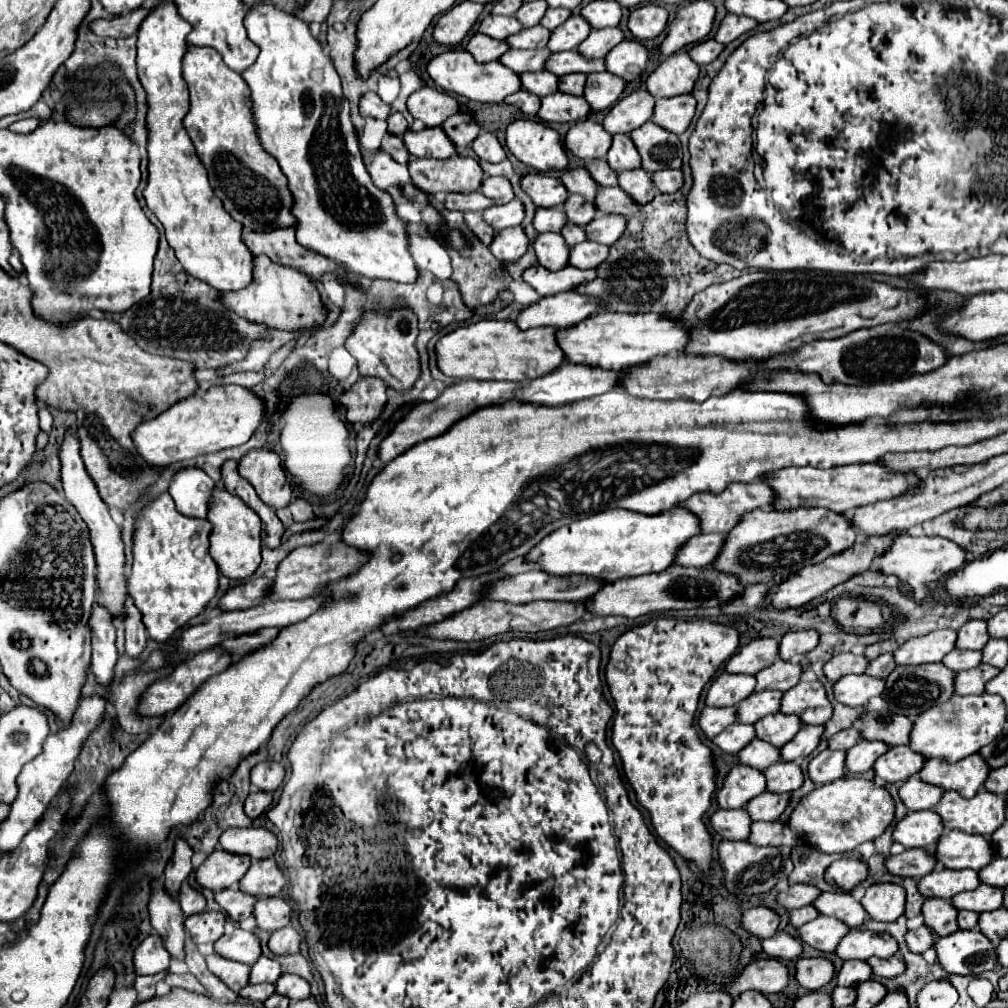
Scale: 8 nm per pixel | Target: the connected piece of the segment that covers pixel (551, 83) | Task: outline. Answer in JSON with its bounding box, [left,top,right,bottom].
[520,71,558,97]

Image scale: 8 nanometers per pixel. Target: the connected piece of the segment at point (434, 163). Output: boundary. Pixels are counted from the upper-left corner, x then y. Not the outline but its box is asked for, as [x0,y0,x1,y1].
[408,155,482,193]

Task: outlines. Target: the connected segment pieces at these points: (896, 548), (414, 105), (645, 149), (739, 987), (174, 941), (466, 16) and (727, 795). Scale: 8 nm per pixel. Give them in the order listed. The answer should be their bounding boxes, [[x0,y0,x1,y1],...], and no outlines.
[[874,533,966,601],[408,85,458,127],[630,121,682,173],[724,959,788,999],[148,883,184,961],[434,1,484,45],[716,765,764,809]]

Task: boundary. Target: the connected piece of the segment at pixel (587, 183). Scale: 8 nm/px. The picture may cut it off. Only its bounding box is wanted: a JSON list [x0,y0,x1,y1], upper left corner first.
[560,167,600,201]

